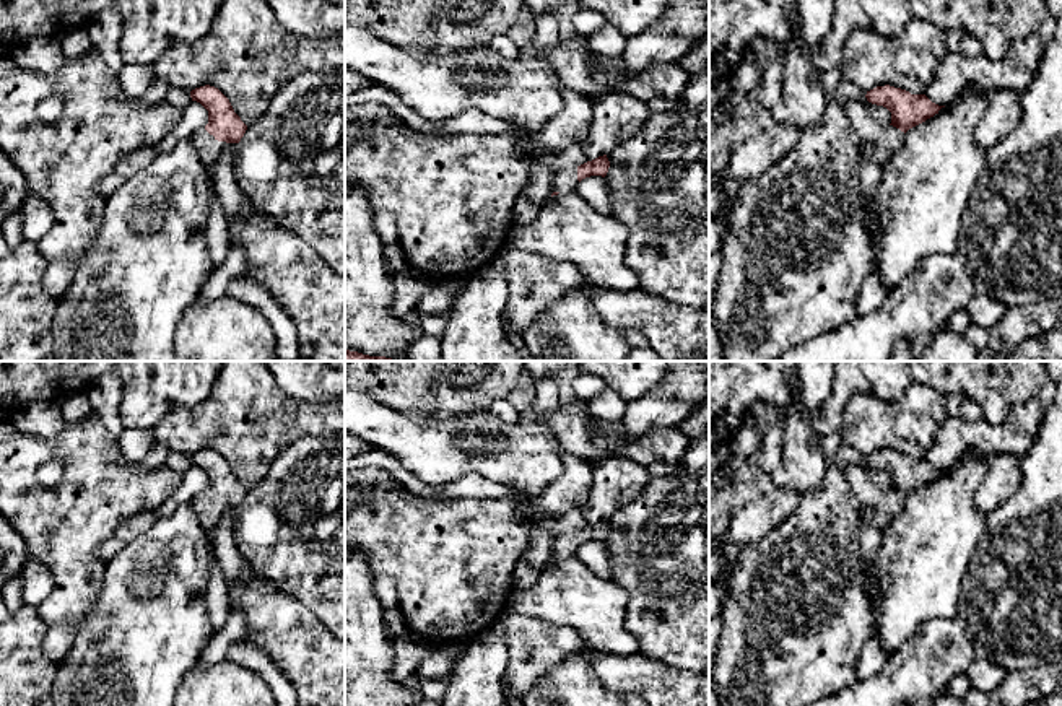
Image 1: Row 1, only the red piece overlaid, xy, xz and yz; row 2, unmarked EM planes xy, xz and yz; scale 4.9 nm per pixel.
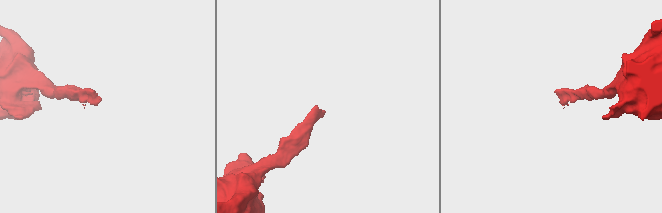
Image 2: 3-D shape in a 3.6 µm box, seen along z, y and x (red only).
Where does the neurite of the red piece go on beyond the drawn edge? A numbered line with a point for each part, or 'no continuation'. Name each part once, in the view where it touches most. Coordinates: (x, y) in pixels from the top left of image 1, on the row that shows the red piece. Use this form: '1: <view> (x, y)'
1: xy (208, 148)

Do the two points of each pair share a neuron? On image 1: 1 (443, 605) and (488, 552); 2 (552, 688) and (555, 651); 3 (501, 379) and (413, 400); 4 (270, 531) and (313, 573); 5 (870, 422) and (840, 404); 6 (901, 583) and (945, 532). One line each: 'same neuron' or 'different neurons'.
1: same neuron
2: different neurons
3: same neuron
4: same neuron
5: different neurons
6: same neuron

